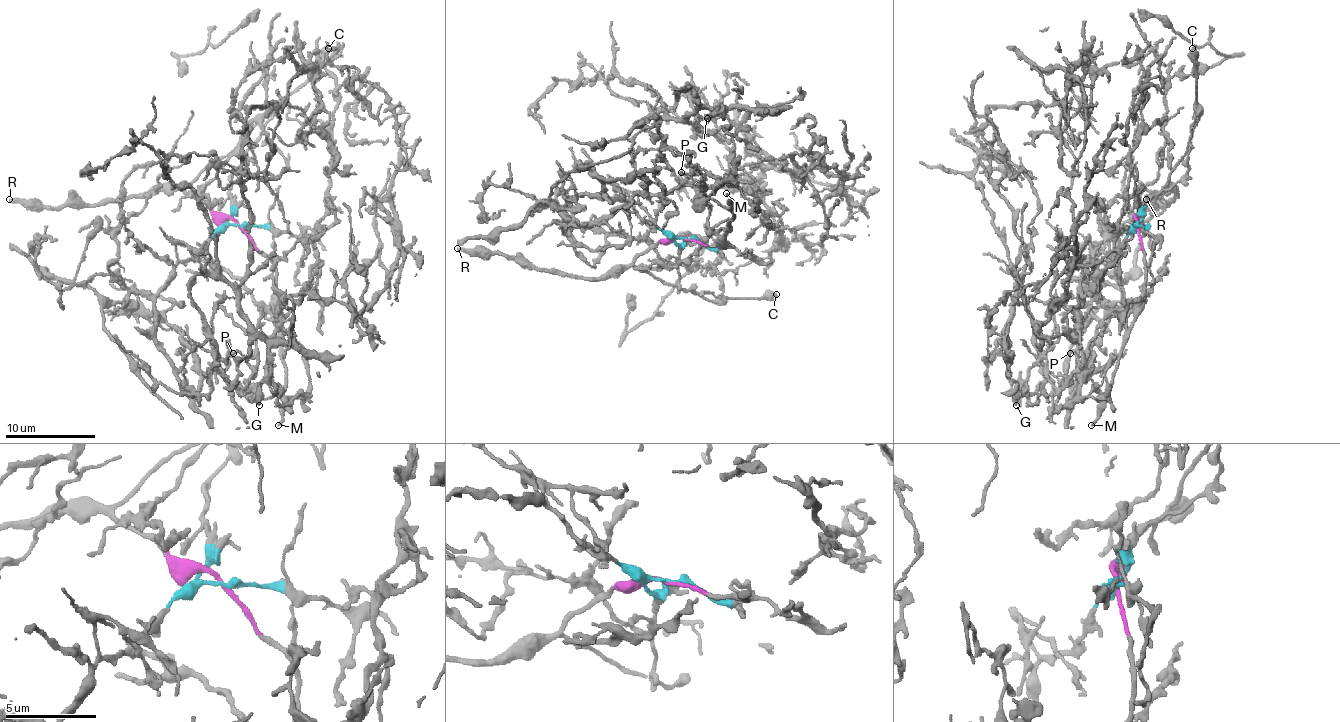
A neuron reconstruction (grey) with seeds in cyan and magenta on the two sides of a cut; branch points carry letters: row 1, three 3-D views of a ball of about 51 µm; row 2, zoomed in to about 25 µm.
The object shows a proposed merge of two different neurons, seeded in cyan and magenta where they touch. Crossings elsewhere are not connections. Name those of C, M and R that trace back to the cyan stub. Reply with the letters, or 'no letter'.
no letter

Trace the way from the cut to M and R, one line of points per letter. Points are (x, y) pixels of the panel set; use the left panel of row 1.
M: (239, 224), (275, 270), (275, 308), (286, 387), (277, 426)
R: (239, 224), (218, 217), (182, 190), (130, 195), (119, 199), (103, 199), (96, 204), (53, 206), (10, 199)

